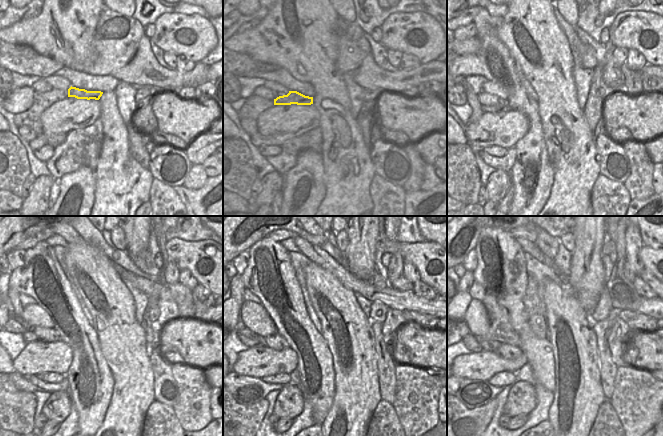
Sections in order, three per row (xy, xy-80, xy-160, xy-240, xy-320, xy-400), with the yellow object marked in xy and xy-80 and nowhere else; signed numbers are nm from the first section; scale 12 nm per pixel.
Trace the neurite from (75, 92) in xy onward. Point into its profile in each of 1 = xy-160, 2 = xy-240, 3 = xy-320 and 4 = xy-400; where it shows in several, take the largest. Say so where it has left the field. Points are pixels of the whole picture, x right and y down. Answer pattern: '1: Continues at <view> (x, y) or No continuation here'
1: Continues at xy-160 (485, 108)
2: Continues at xy-240 (29, 337)
3: Continues at xy-320 (248, 342)
4: Continues at xy-400 (469, 340).

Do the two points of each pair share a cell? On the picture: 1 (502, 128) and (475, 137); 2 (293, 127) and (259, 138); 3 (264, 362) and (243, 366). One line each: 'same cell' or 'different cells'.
1: same cell
2: same cell
3: same cell

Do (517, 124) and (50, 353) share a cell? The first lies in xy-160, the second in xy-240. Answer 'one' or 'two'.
one

